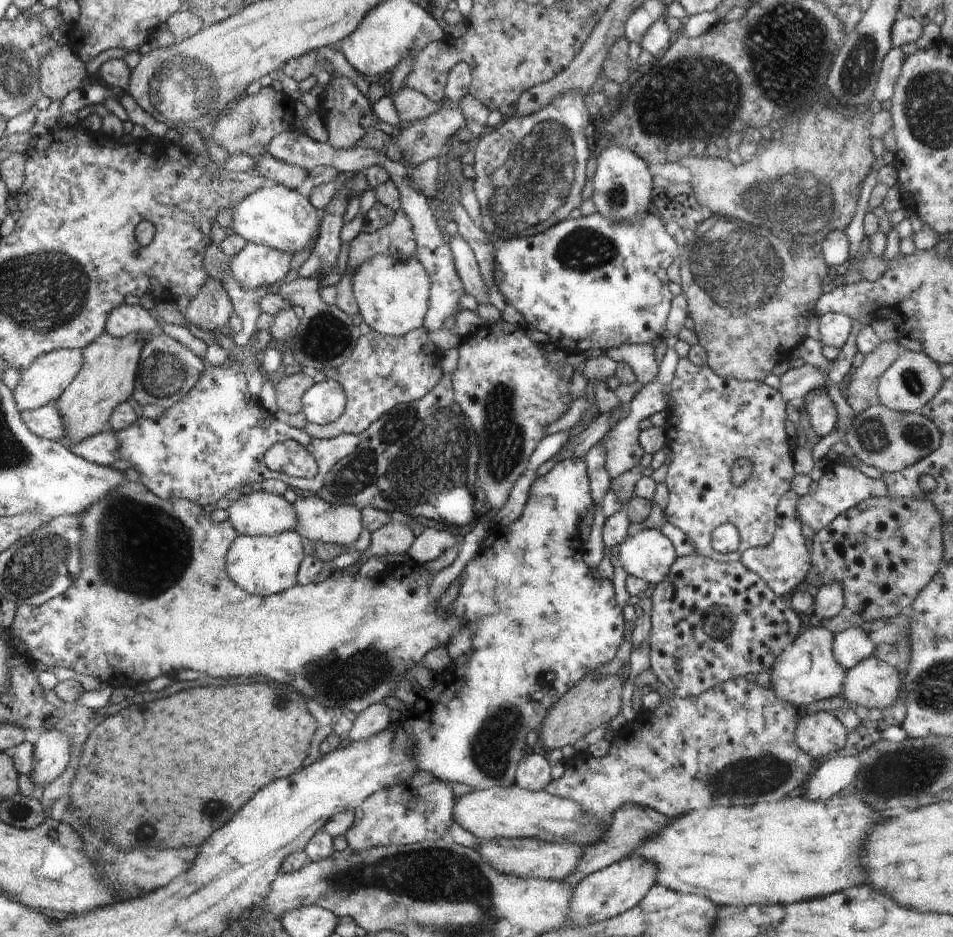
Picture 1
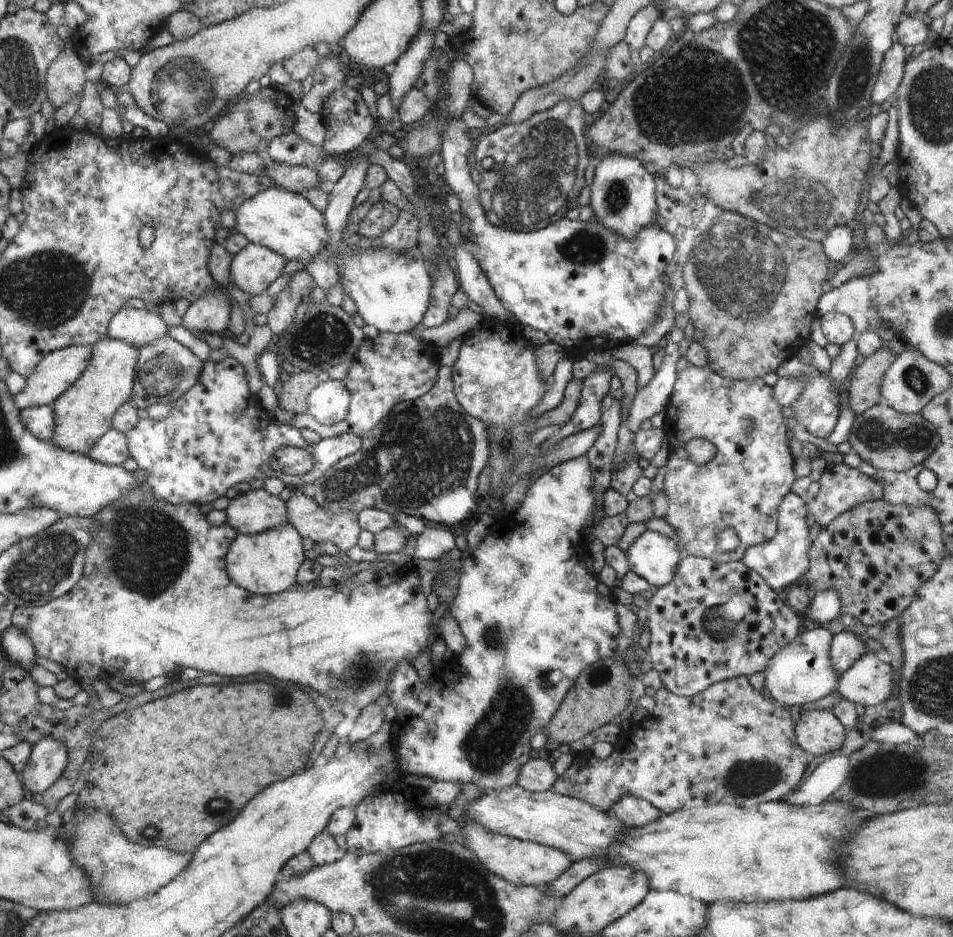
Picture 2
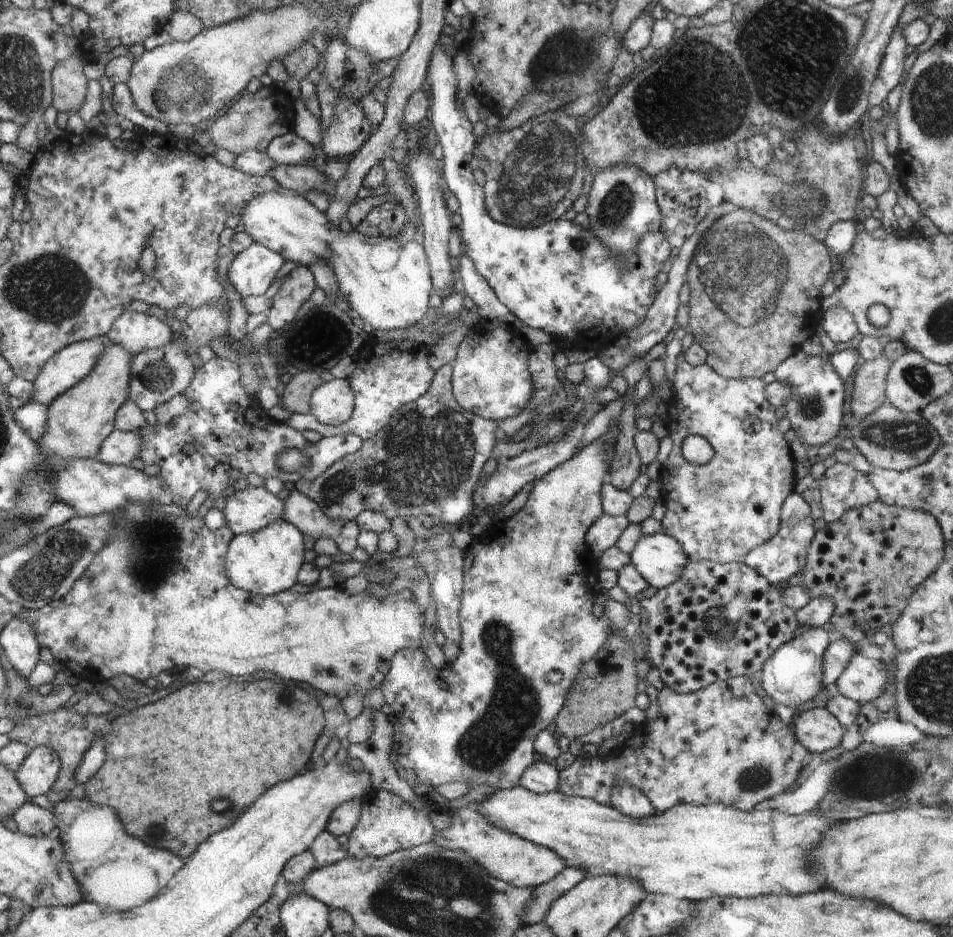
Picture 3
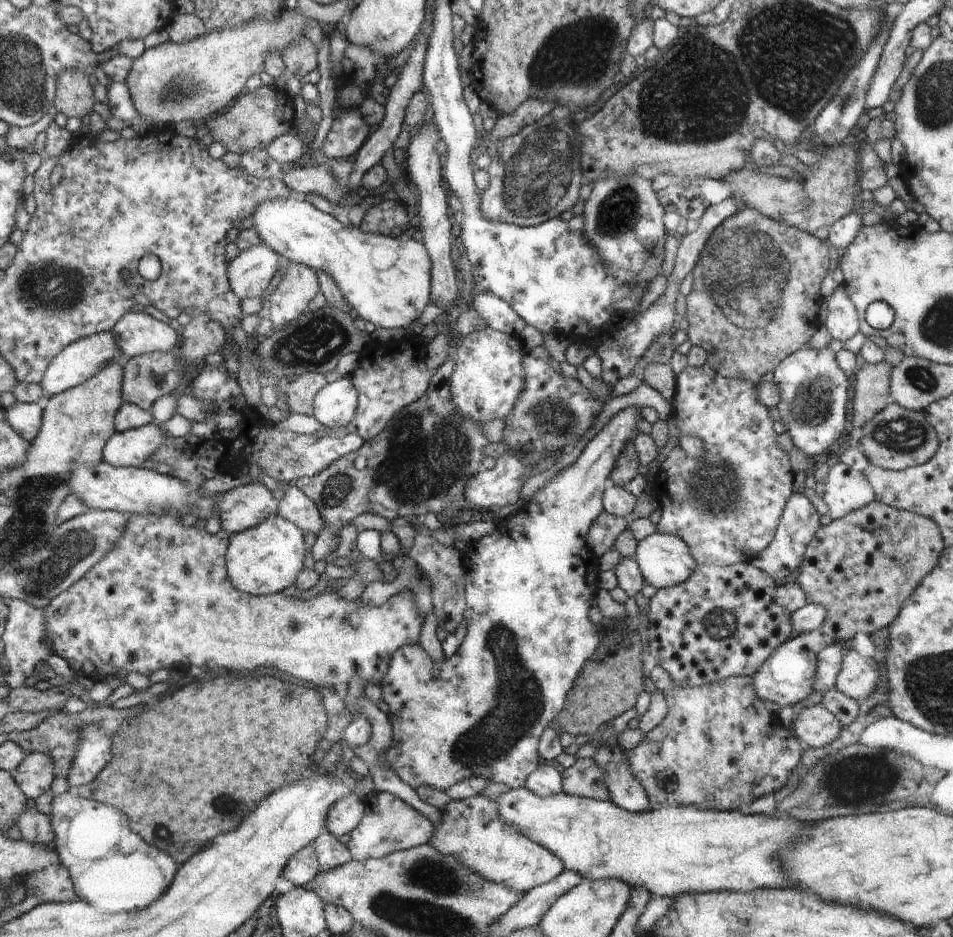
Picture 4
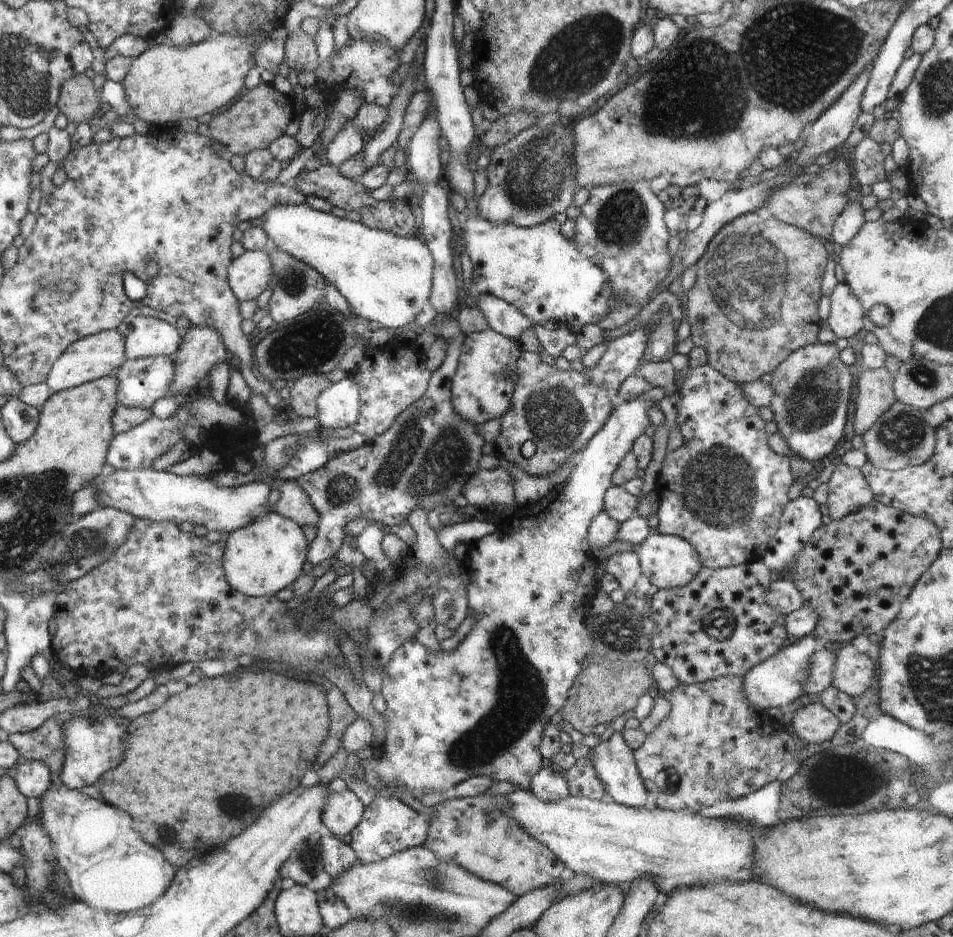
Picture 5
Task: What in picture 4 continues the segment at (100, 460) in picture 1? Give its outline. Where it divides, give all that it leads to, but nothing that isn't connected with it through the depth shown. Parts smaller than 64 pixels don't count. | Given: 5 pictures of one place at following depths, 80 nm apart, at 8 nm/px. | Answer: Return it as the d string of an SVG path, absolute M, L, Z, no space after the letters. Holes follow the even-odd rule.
M152 422L129 431L116 431L105 444L105 461L114 467L140 468L156 452L166 434Z

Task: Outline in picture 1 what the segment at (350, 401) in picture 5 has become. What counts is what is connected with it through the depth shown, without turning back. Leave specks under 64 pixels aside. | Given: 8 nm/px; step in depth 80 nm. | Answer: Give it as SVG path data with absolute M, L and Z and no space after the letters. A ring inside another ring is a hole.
M327 378L323 382L314 383L305 392L302 402L304 416L308 421L327 425L344 414L348 397L337 380Z

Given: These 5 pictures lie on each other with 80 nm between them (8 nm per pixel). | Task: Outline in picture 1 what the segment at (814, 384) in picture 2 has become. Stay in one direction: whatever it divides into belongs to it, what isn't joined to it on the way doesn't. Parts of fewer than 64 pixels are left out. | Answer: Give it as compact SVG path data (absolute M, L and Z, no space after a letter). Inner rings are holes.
M816 388L816 390L810 392L810 394L813 394L811 399L806 400L805 398L805 411L810 426L822 438L835 430L838 418L836 406L832 403L830 395L824 391L820 393L820 390L822 388Z

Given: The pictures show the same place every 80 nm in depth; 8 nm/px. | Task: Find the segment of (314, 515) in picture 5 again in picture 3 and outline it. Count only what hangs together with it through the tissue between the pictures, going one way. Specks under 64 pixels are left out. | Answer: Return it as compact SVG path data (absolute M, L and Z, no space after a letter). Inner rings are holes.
M290 487L284 503L284 520L297 525L314 540L324 537L334 541L338 545L340 558L348 558L356 550L357 536L361 530L355 520L330 518L318 503L294 487Z

